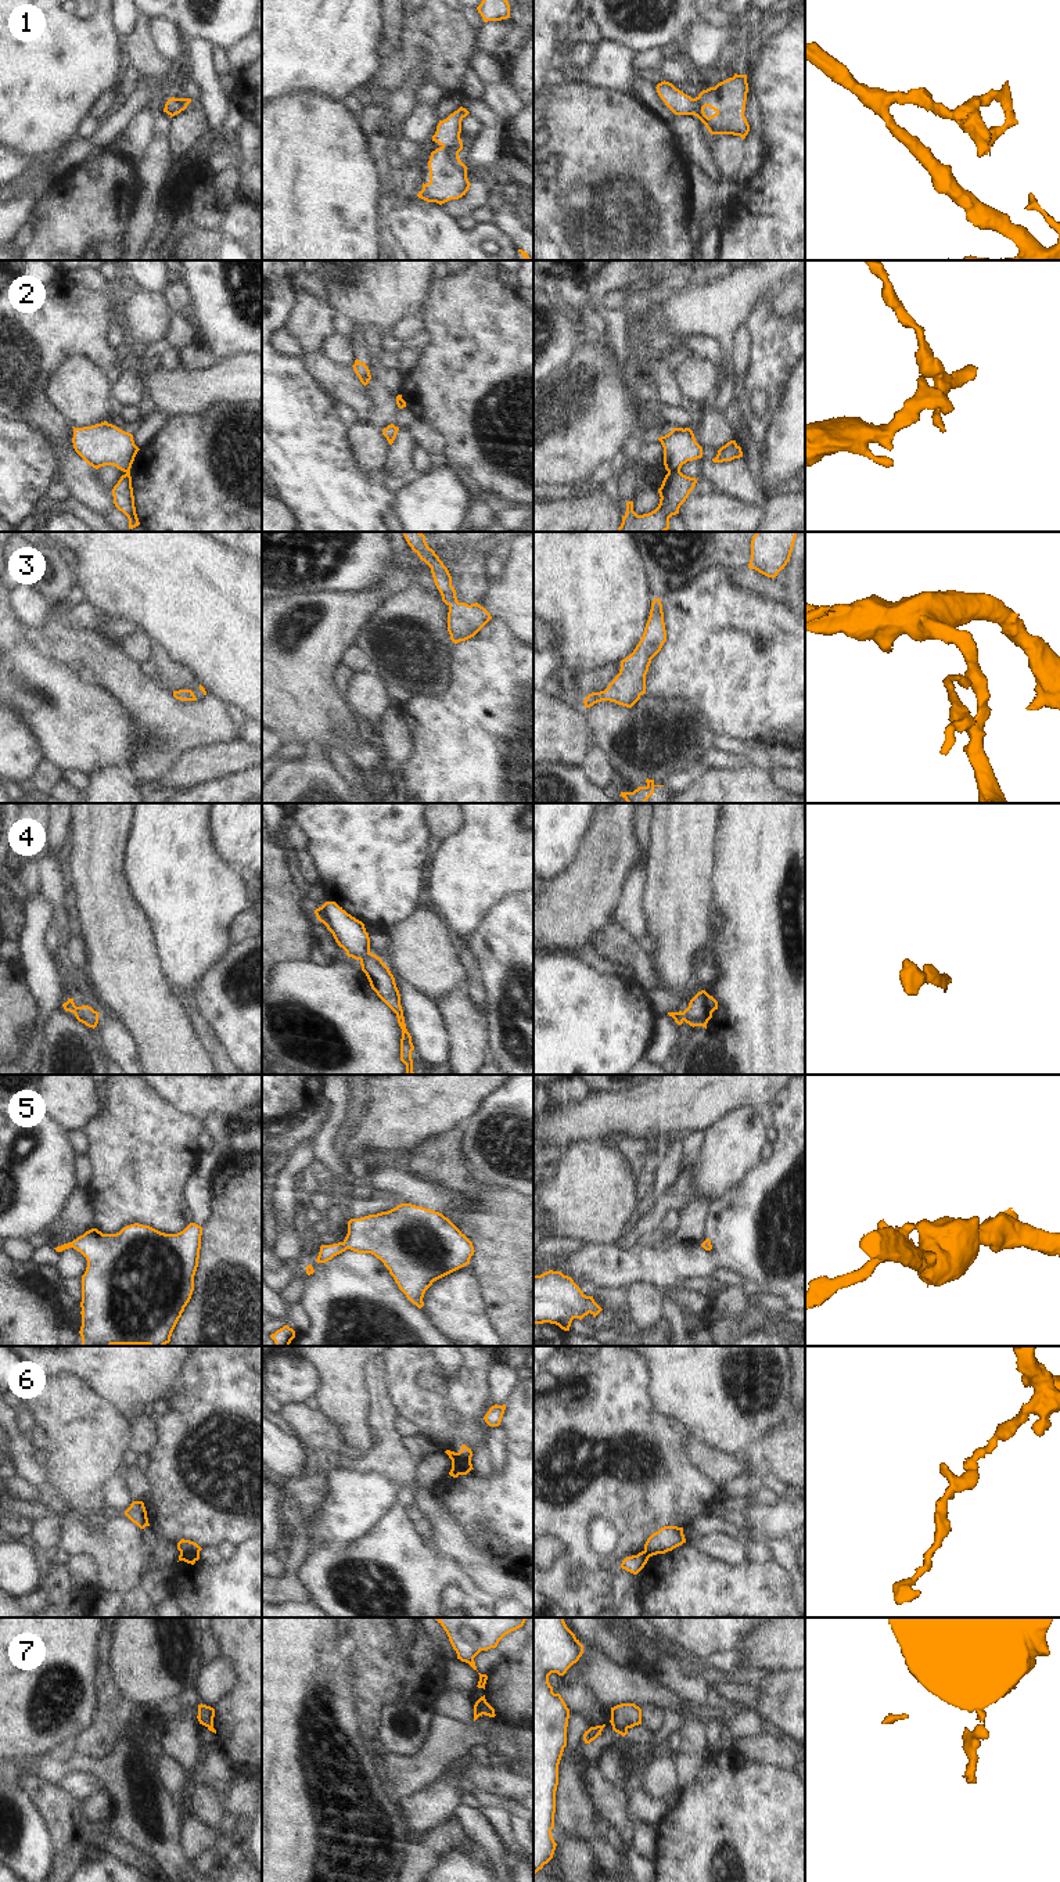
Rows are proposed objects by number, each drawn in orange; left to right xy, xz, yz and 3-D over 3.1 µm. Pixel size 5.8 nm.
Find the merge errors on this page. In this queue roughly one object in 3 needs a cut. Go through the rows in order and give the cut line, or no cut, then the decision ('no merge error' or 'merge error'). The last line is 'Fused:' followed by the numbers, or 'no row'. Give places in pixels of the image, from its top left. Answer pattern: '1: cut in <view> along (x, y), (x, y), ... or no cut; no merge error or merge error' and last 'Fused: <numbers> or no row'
1: no cut; no merge error
2: cut in yz along (679, 468), (668, 472); merge error
3: no cut; no merge error
4: no cut; no merge error
5: no cut; no merge error
6: cut in xy along (180, 1551), (198, 1554); merge error
7: cut in yz along (613, 1726), (626, 1730); merge error
Fused: 2, 6, 7

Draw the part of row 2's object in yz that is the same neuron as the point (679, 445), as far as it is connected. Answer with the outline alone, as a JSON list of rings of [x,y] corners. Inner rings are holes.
[[[673,428],[658,440],[664,447],[664,465],[668,472],[680,469],[687,461],[703,457],[703,447],[696,442],[690,428]]]

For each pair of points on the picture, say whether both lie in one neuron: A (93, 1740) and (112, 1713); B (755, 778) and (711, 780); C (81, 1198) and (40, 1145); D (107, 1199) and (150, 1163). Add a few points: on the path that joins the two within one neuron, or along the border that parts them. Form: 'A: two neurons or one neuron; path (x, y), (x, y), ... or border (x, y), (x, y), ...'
A: one neuron; path (100, 1733), (112, 1720)
B: one neuron; path (744, 780), (722, 780)
C: two neurons; border (76, 1187), (58, 1217)
D: one neuron; path (118, 1195), (139, 1175)

